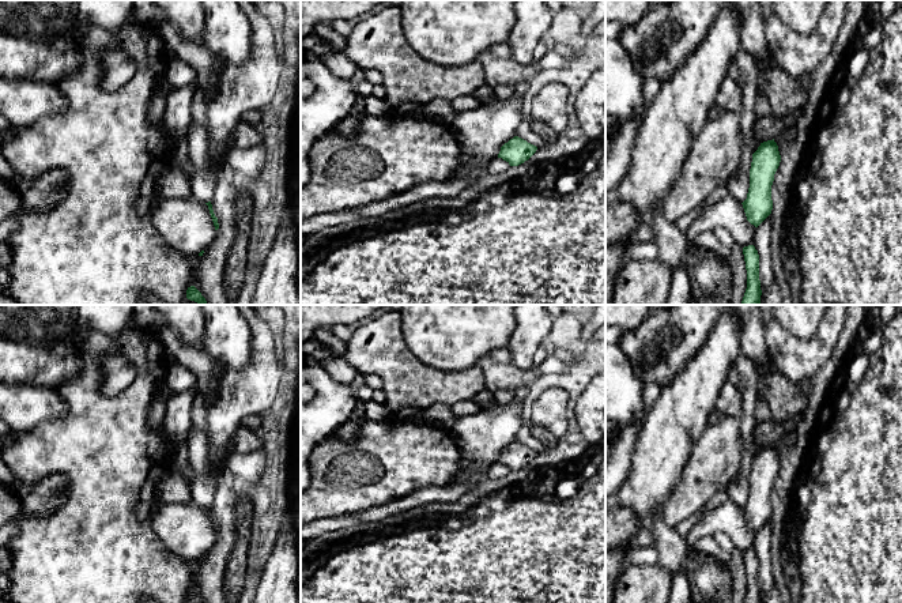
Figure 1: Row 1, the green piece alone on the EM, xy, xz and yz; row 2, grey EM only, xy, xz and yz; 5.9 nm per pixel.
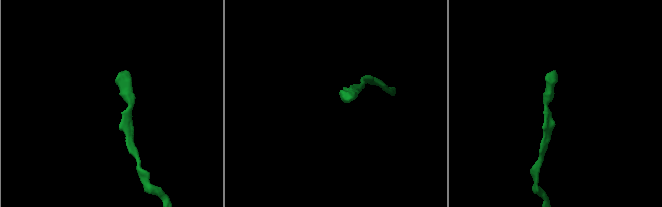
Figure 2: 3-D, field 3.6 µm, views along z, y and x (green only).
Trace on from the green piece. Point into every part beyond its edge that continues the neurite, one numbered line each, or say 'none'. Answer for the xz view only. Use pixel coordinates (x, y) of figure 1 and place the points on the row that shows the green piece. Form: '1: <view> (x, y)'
none

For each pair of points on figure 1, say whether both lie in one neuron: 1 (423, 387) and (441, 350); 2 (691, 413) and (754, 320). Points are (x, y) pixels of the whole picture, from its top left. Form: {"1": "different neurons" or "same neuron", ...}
{"1": "different neurons", "2": "different neurons"}

